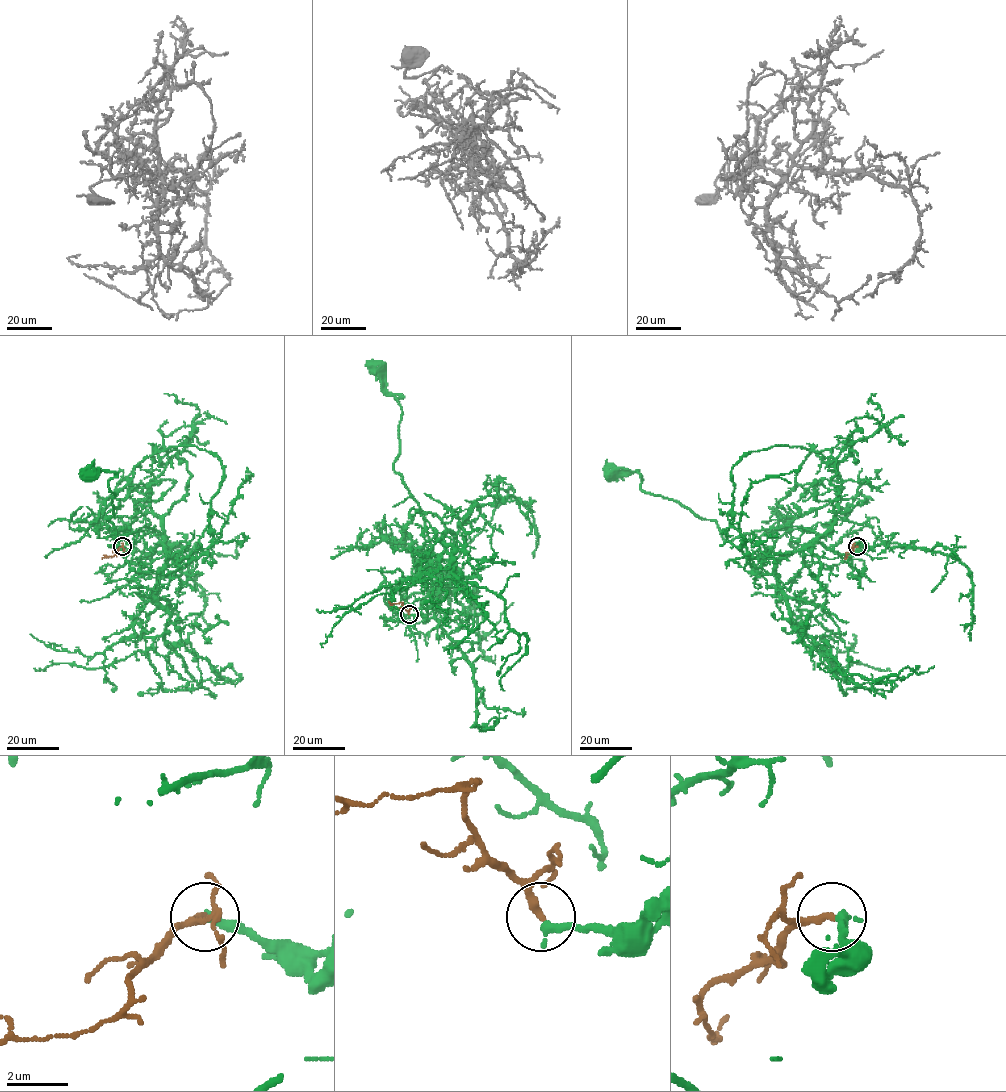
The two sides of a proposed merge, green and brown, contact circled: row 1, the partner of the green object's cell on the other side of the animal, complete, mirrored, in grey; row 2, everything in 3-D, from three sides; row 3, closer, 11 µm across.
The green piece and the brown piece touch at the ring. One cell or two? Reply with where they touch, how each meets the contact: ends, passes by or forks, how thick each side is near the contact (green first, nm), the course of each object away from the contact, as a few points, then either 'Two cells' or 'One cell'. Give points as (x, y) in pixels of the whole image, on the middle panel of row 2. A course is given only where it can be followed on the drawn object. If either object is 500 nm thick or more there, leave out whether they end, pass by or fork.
Place: (409, 614). At the ring green ends. At the ring brown ends. Thickness 320 nm (green) against 240 nm. Course of green: (409, 614), (433, 616), (449, 574), (393, 468), (402, 397), (383, 386), (376, 366). Course of brown: (408, 614), (402, 603), (388, 601). One cell

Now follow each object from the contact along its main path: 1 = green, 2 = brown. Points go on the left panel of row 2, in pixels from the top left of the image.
1: (123, 547), (148, 555), (162, 535), (143, 526), (117, 541), (107, 520), (115, 474), (89, 473)
2: (122, 547), (111, 557), (102, 558)

